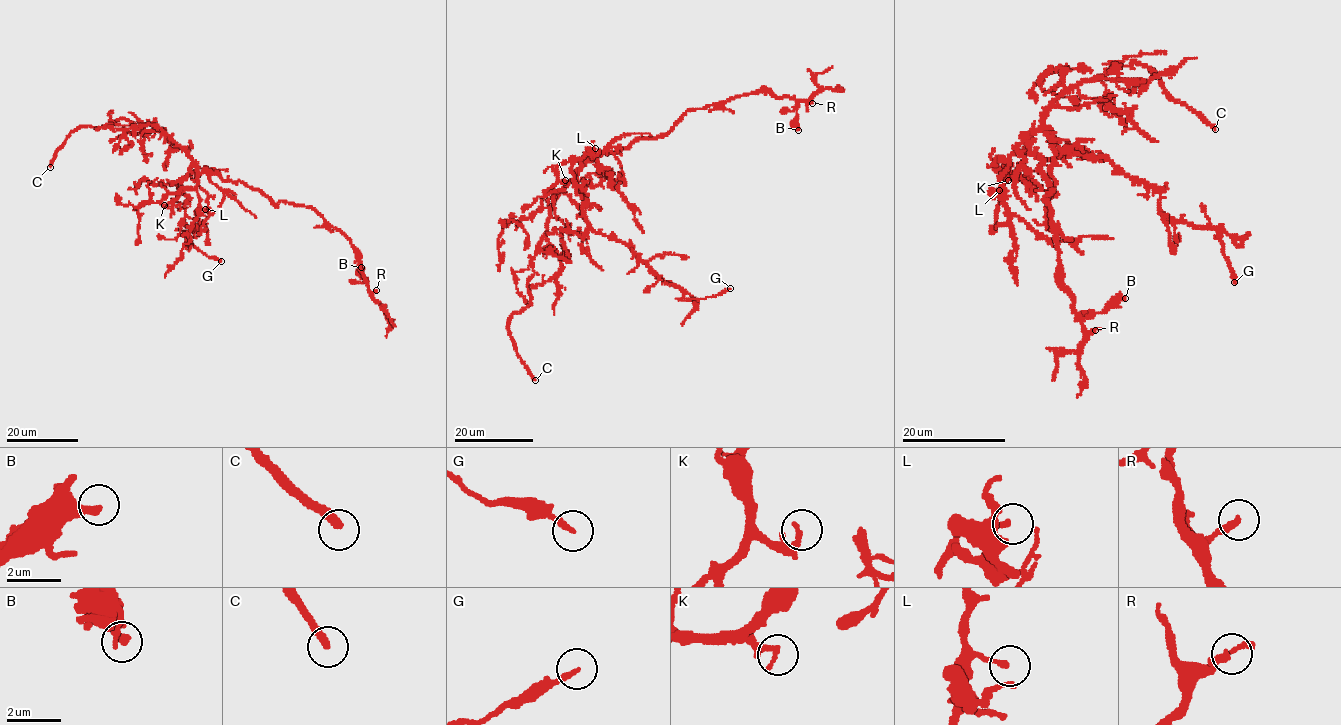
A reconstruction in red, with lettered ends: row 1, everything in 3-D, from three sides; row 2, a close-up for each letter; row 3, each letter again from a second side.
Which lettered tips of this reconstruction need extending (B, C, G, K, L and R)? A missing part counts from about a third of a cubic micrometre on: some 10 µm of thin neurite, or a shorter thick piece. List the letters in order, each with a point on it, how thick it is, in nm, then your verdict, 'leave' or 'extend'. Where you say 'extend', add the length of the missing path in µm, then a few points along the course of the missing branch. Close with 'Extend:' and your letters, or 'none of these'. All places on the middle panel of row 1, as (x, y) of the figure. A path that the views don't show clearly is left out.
B: at (798, 130); 360 nm thick; extend; about 30 µm are missing
C: at (535, 380); 300 nm thick; extend; about 100 µm are missing
G: at (730, 288); 220 nm thick; leave
K: at (565, 180); 180 nm thick; leave
L: at (595, 148); 180 nm thick; leave
R: at (812, 103); 260 nm thick; extend; about 20 µm are missing
Extend: B, C, R

